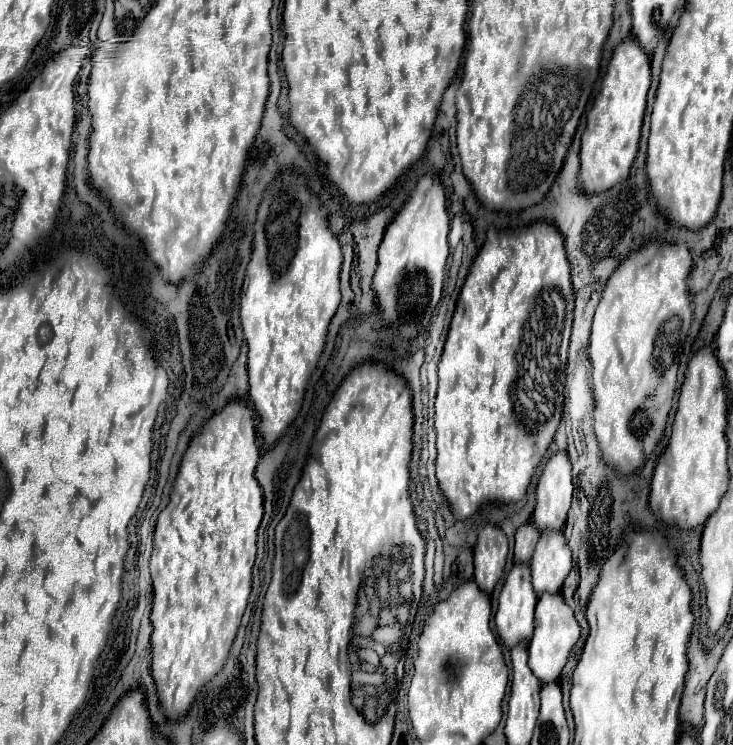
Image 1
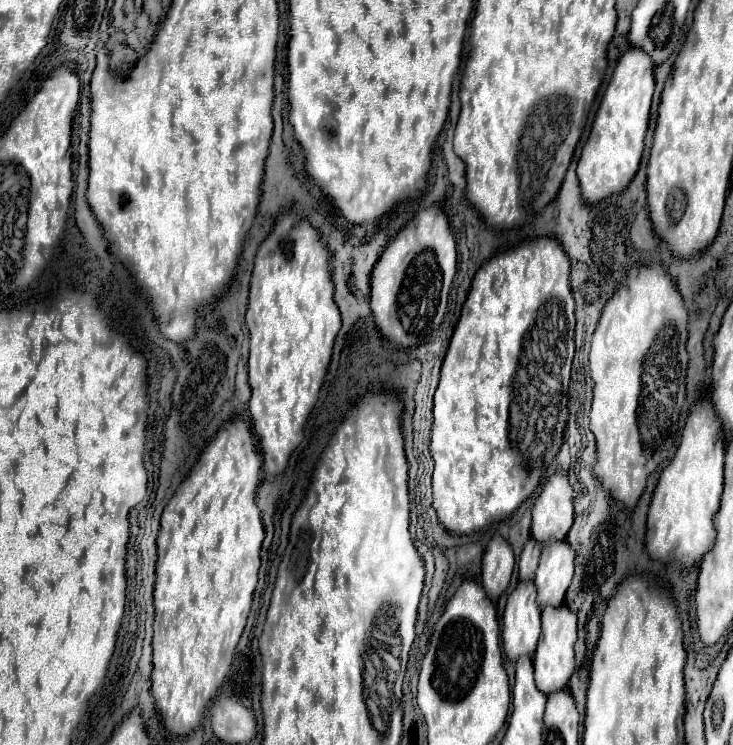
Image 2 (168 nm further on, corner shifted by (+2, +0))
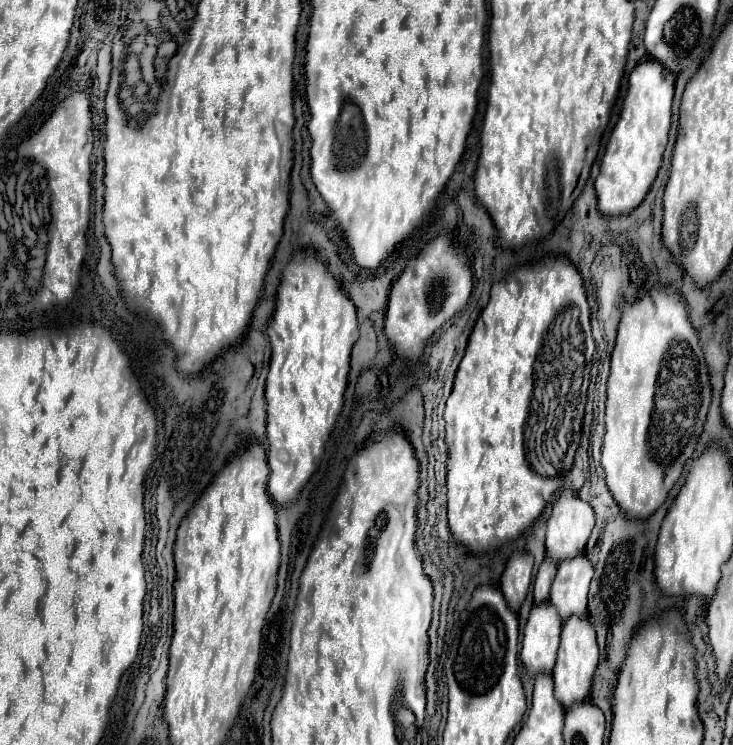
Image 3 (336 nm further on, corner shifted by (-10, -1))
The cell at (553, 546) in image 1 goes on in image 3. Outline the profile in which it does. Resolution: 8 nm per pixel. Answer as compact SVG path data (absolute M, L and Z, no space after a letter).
M576 555L558 563L558 573L550 589L550 603L562 619L568 619L570 615L586 615L586 597L592 573L594 569L586 555Z

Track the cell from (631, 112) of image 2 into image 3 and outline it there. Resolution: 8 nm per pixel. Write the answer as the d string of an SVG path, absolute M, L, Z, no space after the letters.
M646 59L634 67L628 79L628 93L622 103L620 119L612 129L600 163L600 173L594 183L598 209L602 215L614 217L630 213L646 197L652 181L656 179L656 173L662 163L662 153L668 143L672 97L674 79L662 63Z

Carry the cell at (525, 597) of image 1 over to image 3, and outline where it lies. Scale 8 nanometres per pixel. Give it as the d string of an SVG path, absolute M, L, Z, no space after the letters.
M548 601L532 607L528 623L524 627L520 651L520 659L530 673L552 673L560 641L560 629L562 619Z

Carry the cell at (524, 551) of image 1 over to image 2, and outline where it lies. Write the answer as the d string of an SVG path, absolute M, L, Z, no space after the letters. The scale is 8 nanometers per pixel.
M530 538L524 546L524 552L520 556L520 564L518 564L518 572L520 572L520 580L534 580L534 574L536 574L536 568L538 568L538 560L540 560L540 550L542 550L542 544L536 542L534 538Z

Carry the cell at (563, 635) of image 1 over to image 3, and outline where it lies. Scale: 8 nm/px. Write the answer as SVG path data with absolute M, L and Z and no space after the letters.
M576 615L568 617L562 625L560 649L558 649L558 657L556 657L556 665L552 673L556 699L564 707L570 707L572 703L580 703L588 697L596 665L598 665L598 645L596 645L594 625L588 621L588 617L576 617Z

